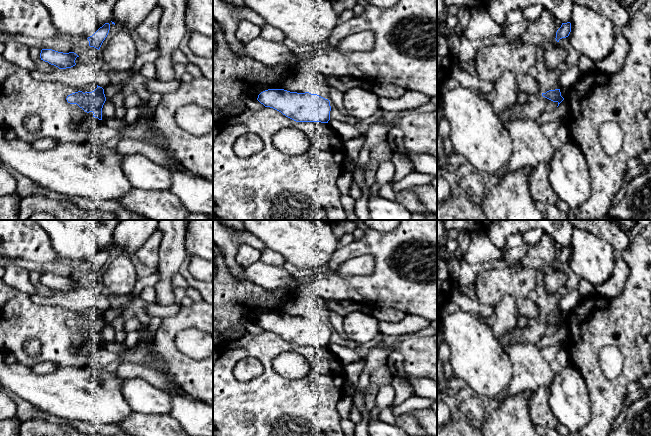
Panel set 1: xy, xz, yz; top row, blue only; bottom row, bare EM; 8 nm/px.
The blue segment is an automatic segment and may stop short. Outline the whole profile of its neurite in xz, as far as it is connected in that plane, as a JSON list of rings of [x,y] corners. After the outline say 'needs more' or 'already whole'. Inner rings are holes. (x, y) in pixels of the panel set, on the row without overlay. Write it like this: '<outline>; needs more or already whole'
[[[268,313],[261,316],[257,324],[296,346],[328,347],[330,344],[330,325],[317,318]]]; already whole

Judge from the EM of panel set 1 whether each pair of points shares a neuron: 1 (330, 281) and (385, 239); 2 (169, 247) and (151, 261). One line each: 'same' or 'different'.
1: same
2: different

